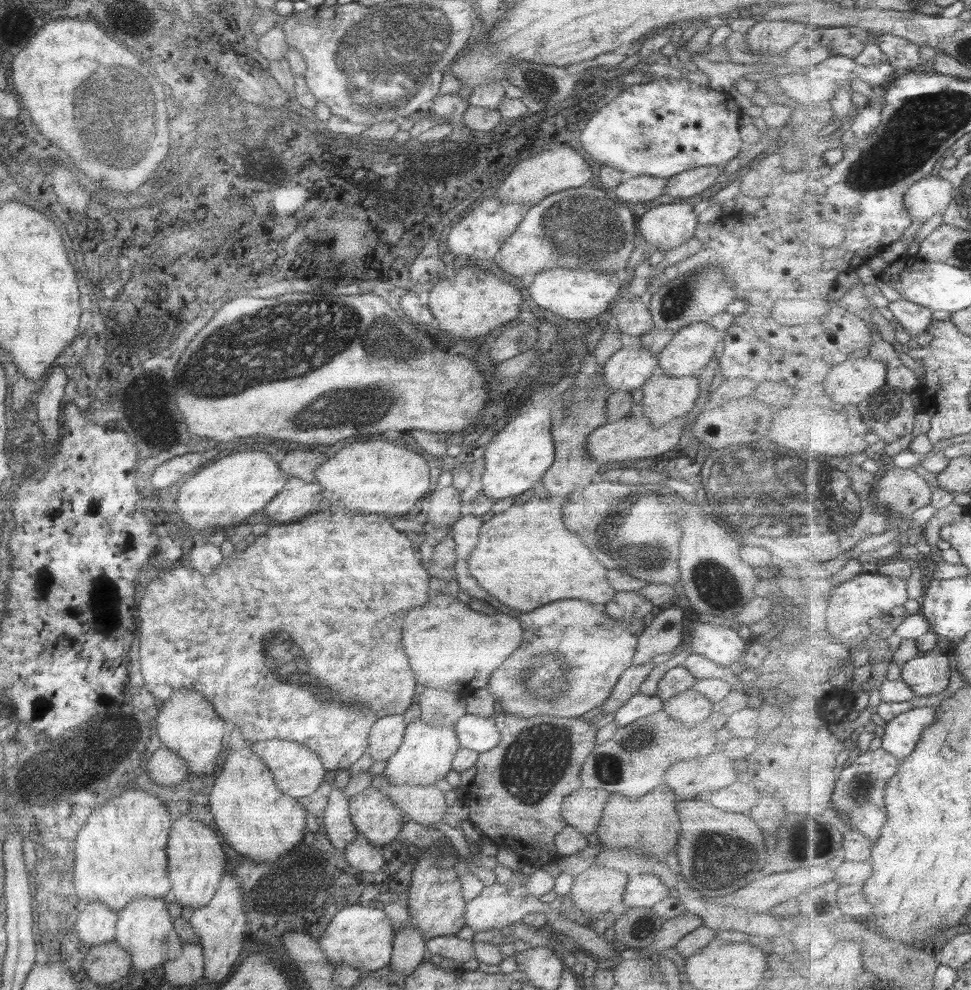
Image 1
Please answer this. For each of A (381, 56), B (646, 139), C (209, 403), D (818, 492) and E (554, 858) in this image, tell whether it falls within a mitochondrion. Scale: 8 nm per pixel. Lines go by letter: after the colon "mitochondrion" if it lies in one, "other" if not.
A: mitochondrion
B: mitochondrion
C: mitochondrion
D: mitochondrion
E: other

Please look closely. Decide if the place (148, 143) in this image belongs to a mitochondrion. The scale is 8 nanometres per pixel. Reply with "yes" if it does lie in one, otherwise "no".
no

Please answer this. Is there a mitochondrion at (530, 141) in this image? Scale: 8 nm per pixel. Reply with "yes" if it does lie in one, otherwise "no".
no

